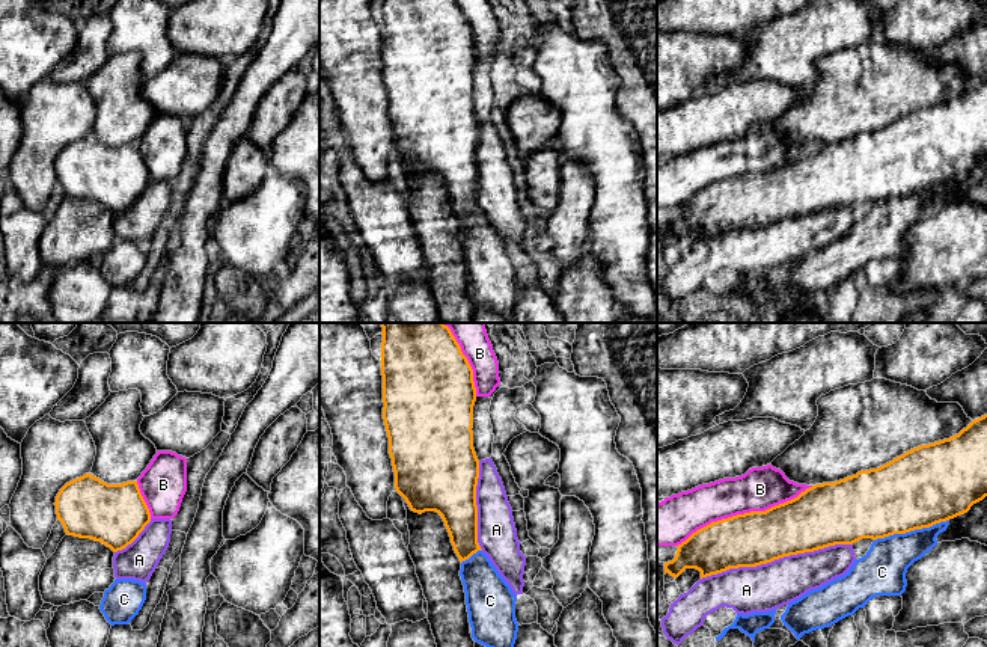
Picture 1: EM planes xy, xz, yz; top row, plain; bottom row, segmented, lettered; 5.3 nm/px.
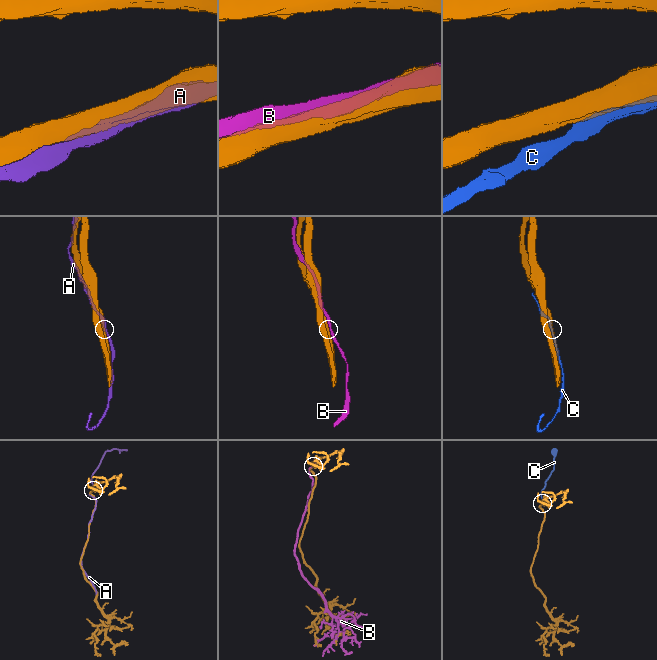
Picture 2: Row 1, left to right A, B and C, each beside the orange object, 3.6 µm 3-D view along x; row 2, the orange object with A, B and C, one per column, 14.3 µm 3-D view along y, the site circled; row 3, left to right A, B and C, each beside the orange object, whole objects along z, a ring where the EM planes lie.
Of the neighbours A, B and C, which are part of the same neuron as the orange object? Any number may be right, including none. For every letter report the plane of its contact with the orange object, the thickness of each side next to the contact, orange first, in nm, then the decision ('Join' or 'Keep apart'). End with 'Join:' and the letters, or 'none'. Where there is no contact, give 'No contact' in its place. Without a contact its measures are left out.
A: Touches orange in yz. Thickness 300 nm (orange) against 240 nm. Join
B: Touches orange in yz. Thickness 280 nm (orange) against 220 nm. Keep apart
C: Touches orange in yz. Thickness 420 nm (orange) against 240 nm. Keep apart
Join: A

